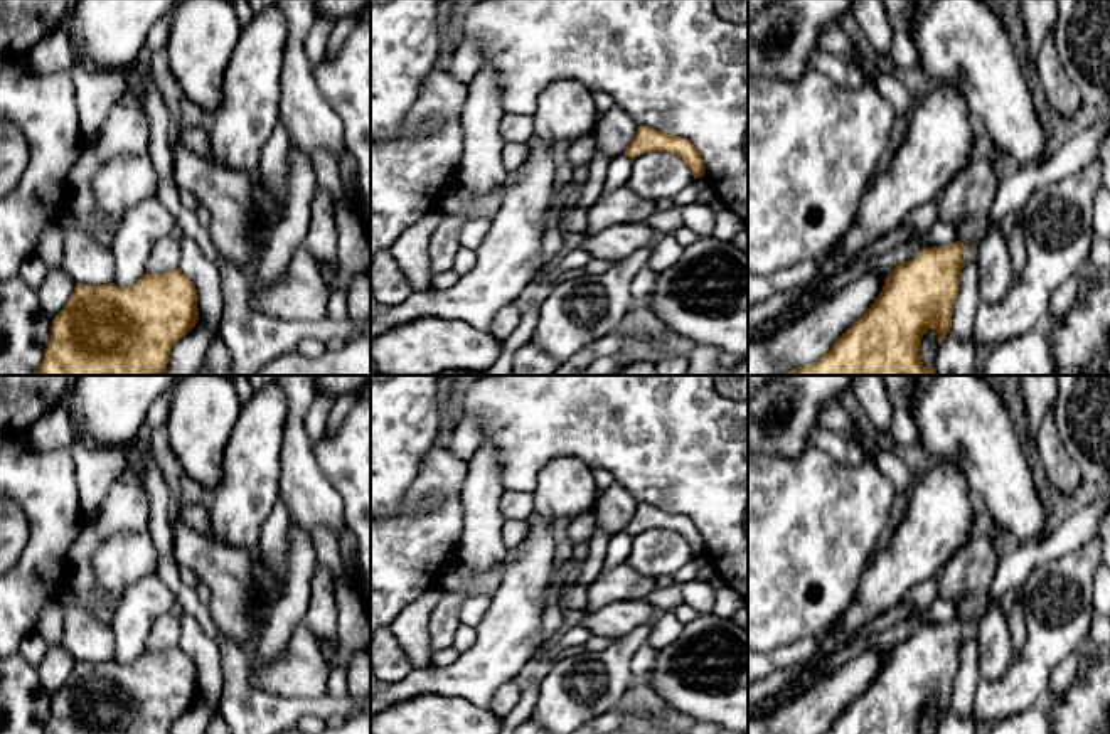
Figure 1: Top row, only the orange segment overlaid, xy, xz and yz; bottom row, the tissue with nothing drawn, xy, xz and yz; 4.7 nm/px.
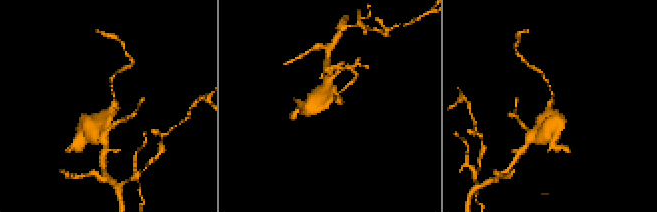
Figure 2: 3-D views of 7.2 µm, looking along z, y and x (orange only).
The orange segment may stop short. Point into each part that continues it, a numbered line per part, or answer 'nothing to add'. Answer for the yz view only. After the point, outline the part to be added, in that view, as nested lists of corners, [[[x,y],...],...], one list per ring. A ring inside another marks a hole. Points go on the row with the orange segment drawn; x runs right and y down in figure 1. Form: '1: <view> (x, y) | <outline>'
1: yz (971, 253) | [[[970,242],[967,244],[969,247],[963,249],[962,253],[962,258],[965,263],[970,263],[970,261],[977,261],[977,254],[979,254],[979,242]]]

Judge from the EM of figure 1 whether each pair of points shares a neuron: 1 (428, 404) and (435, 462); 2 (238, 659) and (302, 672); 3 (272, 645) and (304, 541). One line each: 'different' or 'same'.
1: different
2: different
3: same

